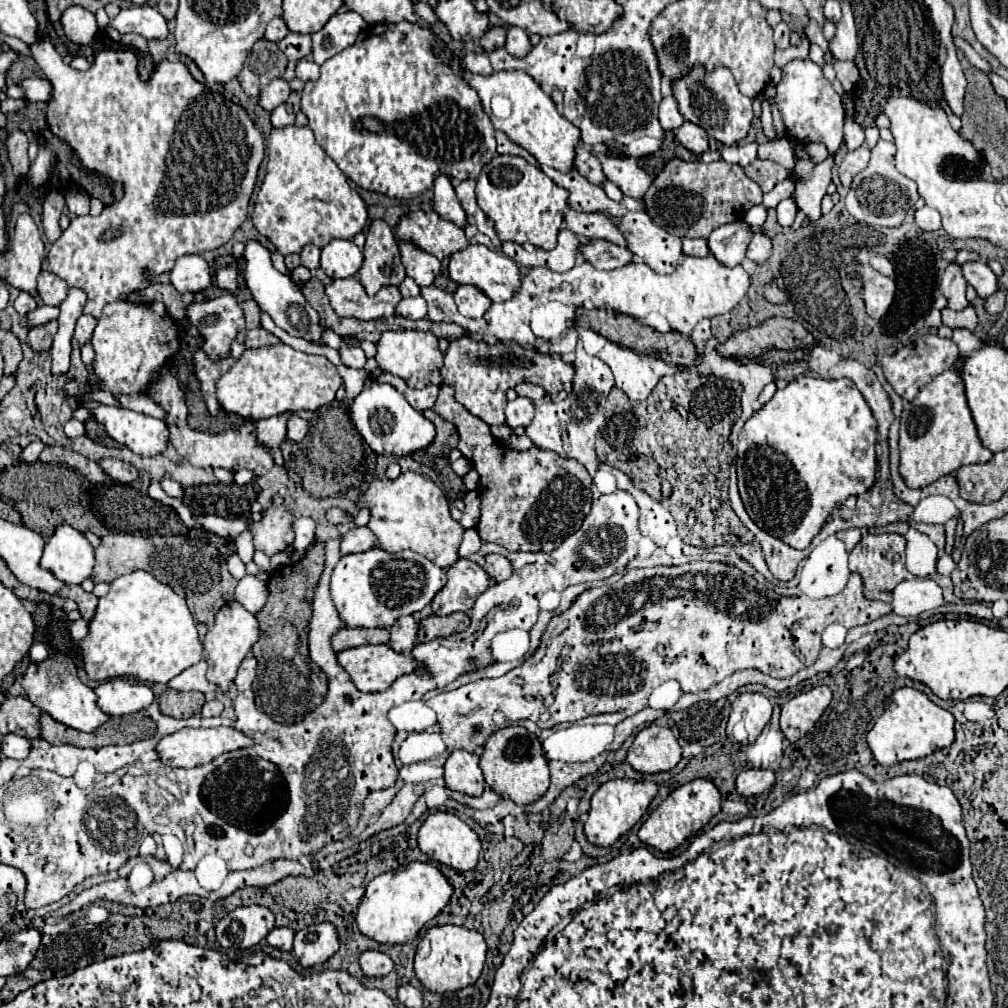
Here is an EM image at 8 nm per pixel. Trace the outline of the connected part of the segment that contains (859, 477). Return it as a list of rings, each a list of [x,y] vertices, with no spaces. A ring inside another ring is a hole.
[[[797,377],[785,389],[763,405],[741,429],[737,447],[737,477],[743,505],[757,527],[775,535],[795,549],[807,549],[813,537],[821,531],[833,509],[845,503],[847,497],[863,495],[875,483],[877,473],[877,423],[851,379],[815,379]]]

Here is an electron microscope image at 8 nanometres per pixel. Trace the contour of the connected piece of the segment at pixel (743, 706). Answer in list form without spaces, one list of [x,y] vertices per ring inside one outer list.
[[[741,693],[731,703],[727,737],[735,743],[753,743],[771,719],[771,701],[761,693]]]

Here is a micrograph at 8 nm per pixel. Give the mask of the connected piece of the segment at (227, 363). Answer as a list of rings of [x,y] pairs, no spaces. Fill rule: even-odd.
[[[203,351],[195,353],[195,373],[201,381],[201,389],[203,389],[203,399],[209,407],[211,415],[217,415],[221,411],[219,401],[215,399],[215,383],[219,379],[219,375],[225,375],[231,369],[233,359],[221,359],[221,361],[209,361],[207,355]]]

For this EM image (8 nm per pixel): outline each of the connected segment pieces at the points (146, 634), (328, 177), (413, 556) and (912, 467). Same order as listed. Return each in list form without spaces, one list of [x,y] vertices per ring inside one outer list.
[[[133,571],[111,583],[109,593],[99,599],[97,613],[89,623],[87,639],[77,645],[83,649],[89,679],[99,683],[133,677],[147,683],[167,685],[173,677],[199,663],[203,657],[197,625],[185,599],[147,571]]]
[[[273,127],[267,139],[267,175],[257,193],[255,209],[253,209],[253,223],[261,235],[273,241],[281,255],[301,253],[305,245],[317,245],[323,249],[331,239],[353,239],[357,233],[363,231],[367,225],[367,205],[361,195],[349,187],[345,175],[339,171],[335,161],[321,149],[315,141],[315,135],[309,127]]]
[[[371,549],[363,553],[343,555],[331,575],[331,597],[339,611],[341,621],[347,627],[383,627],[389,629],[399,617],[421,611],[447,583],[445,569],[427,561],[413,551],[389,553],[383,549]]]
[[[959,361],[937,375],[915,399],[909,403],[901,415],[901,475],[905,483],[913,489],[925,487],[943,475],[955,473],[963,465],[987,463],[993,453],[985,449],[977,437],[977,427],[971,417],[963,379],[959,375]]]

